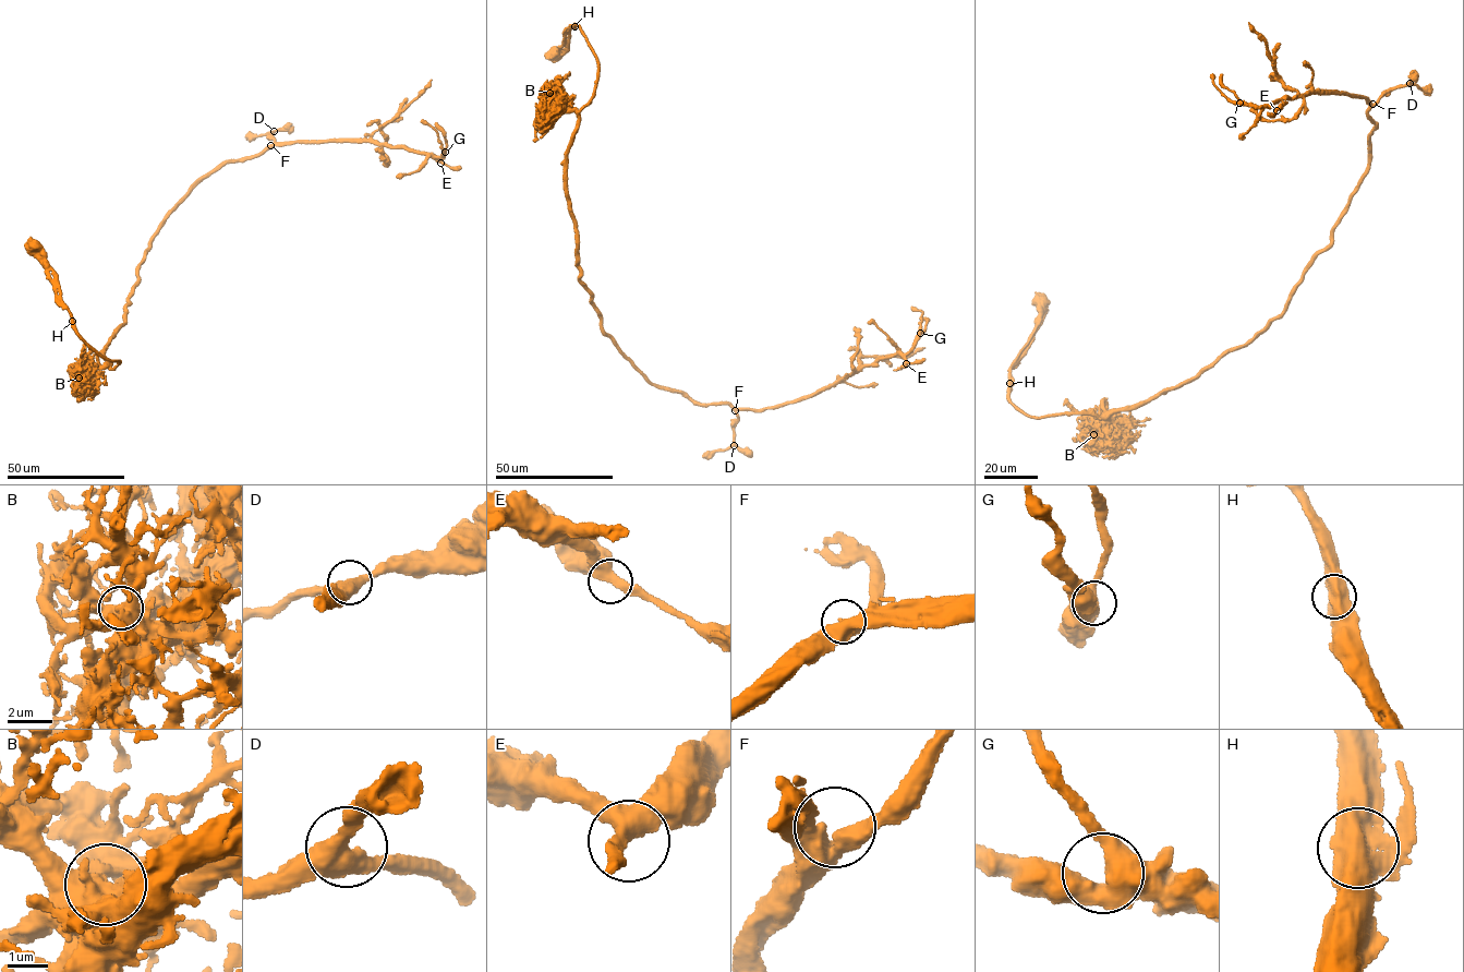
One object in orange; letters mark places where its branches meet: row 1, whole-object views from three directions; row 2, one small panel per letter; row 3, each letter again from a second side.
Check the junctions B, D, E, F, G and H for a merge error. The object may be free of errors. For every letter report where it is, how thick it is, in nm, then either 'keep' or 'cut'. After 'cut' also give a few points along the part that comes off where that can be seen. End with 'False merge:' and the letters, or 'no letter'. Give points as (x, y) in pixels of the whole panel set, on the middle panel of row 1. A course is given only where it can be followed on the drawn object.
B: place (549, 93); calibre 420 nm; keep
D: place (734, 445); calibre 480 nm; keep
E: place (906, 363); calibre 420 nm; keep
F: place (735, 410); calibre 440 nm; keep
G: place (920, 333); calibre 550 nm; keep
H: place (575, 26); calibre 550 nm; keep
False merge: no letter

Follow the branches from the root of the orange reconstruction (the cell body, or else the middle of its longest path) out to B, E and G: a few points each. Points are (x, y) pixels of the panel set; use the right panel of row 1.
B: (1041, 302), (1038, 330), (1012, 367), (1007, 398), (1033, 417), (1105, 416), (1101, 430), (1093, 434)
E: (1041, 302), (1007, 398), (1033, 417), (1104, 418), (1245, 346), (1330, 242), (1376, 124), (1334, 90), (1277, 110)
G: (1041, 302), (1007, 398), (1036, 418), (1138, 405), (1281, 314), (1376, 124), (1337, 90), (1239, 103)

